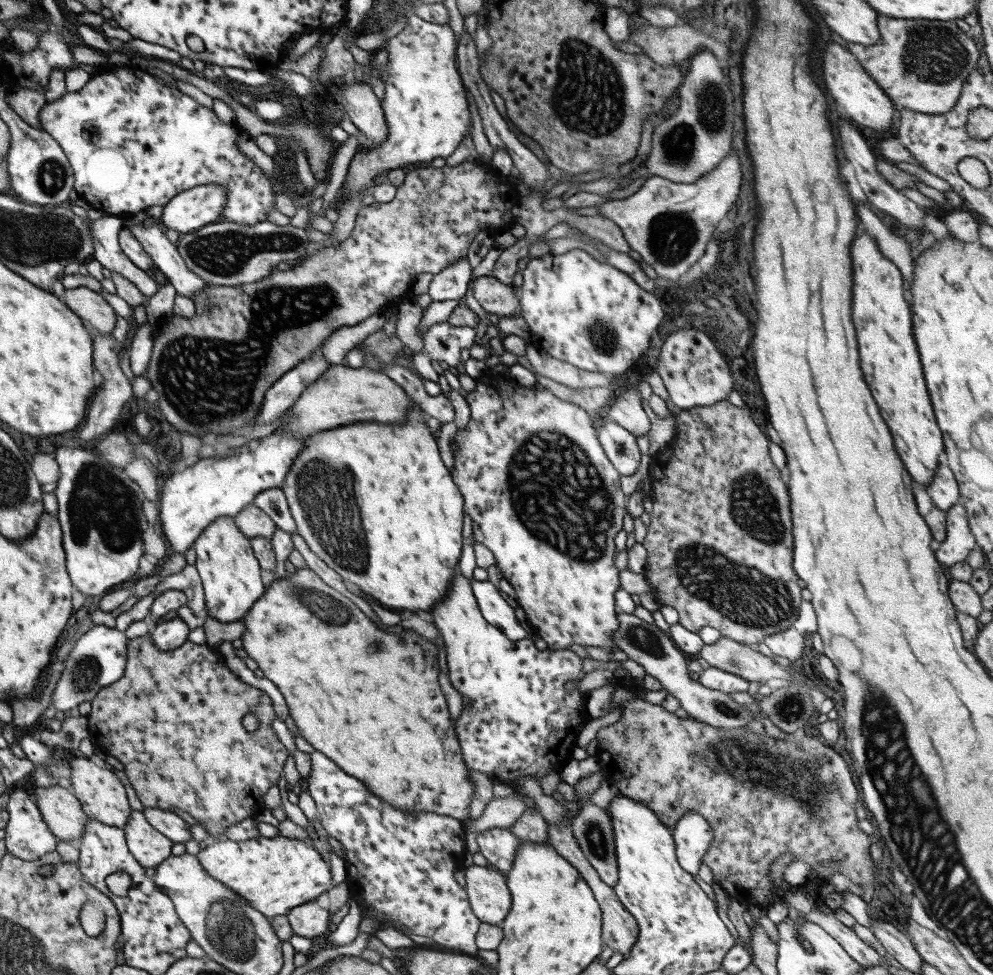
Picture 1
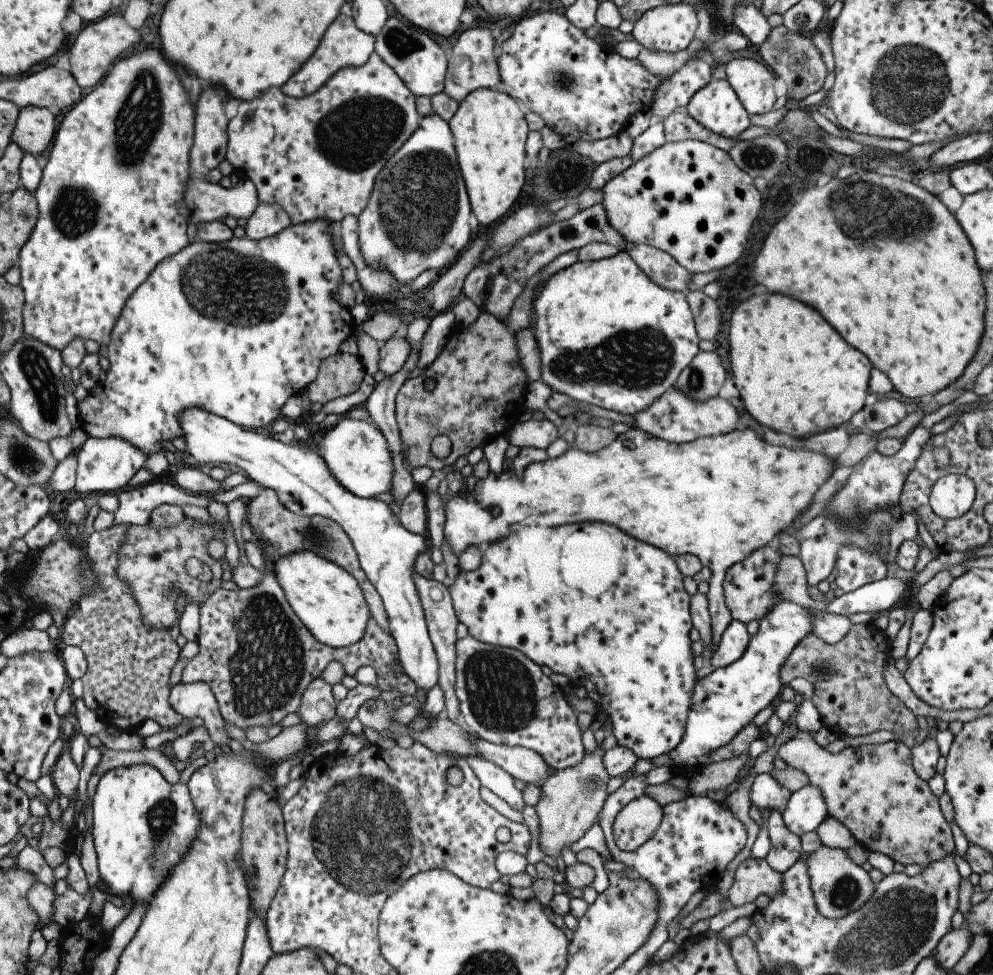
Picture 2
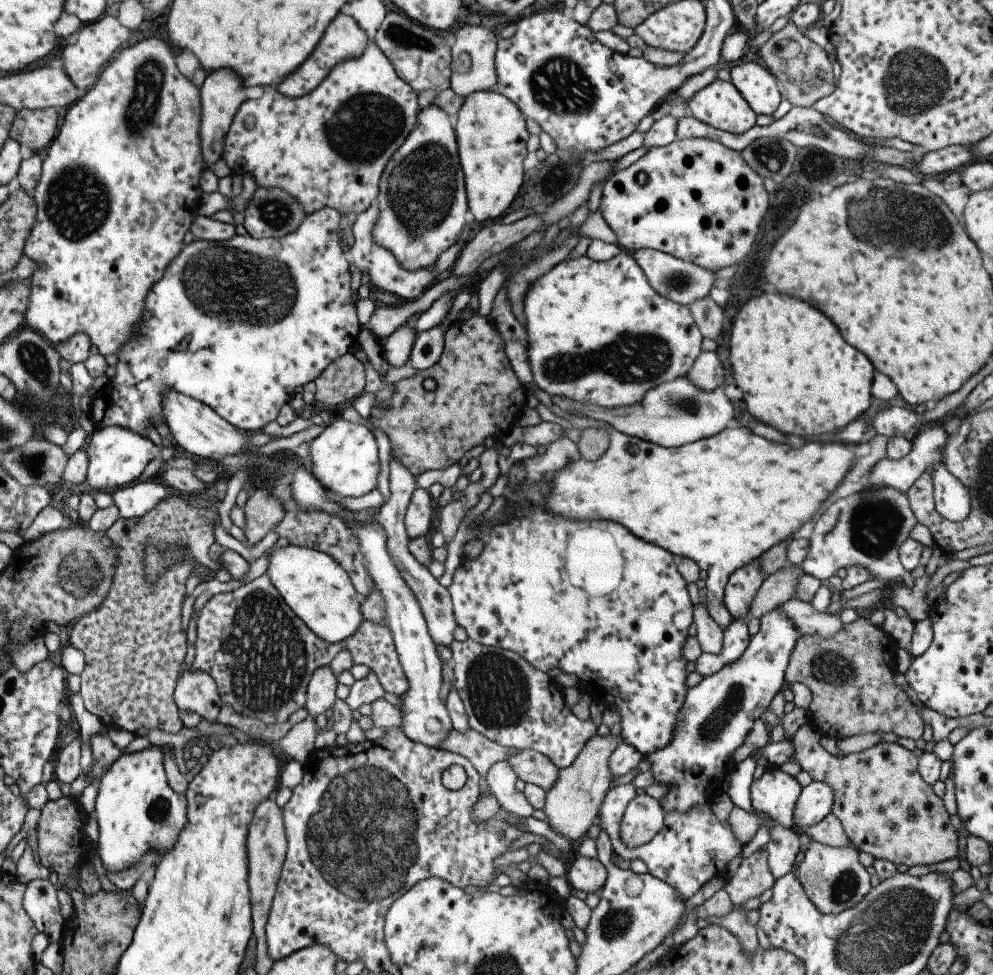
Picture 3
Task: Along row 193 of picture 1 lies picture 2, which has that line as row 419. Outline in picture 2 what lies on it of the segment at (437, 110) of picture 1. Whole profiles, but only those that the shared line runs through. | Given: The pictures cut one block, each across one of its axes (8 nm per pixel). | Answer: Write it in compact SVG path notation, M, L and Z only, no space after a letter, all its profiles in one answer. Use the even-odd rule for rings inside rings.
M341 416L339 424L335 424L333 428L327 428L325 434L321 434L319 442L315 444L317 444L317 454L325 460L335 480L347 492L365 500L373 500L377 494L391 490L393 472L395 472L393 454L387 438L373 422L351 420L347 416Z

